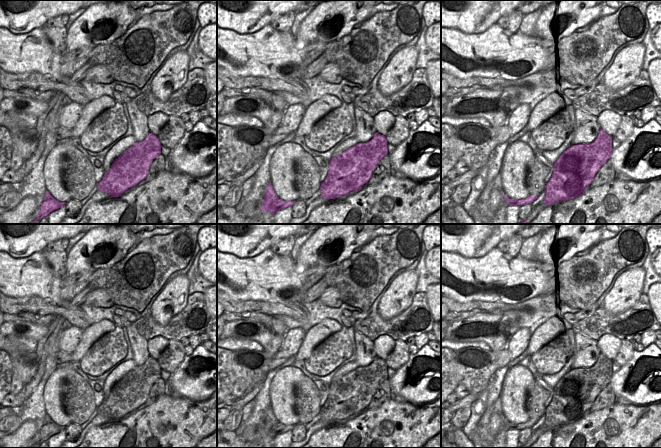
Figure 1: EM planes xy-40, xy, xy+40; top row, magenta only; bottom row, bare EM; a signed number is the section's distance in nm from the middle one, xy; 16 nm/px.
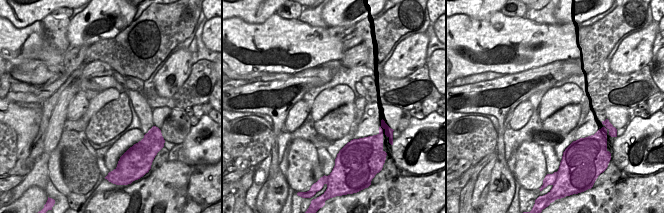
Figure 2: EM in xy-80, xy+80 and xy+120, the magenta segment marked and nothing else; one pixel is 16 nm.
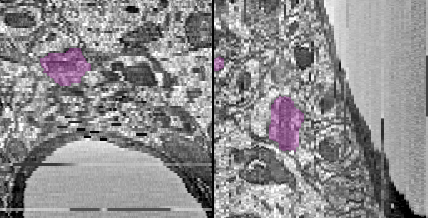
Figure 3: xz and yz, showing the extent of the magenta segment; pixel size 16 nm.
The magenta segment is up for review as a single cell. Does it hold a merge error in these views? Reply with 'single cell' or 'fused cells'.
fused cells

